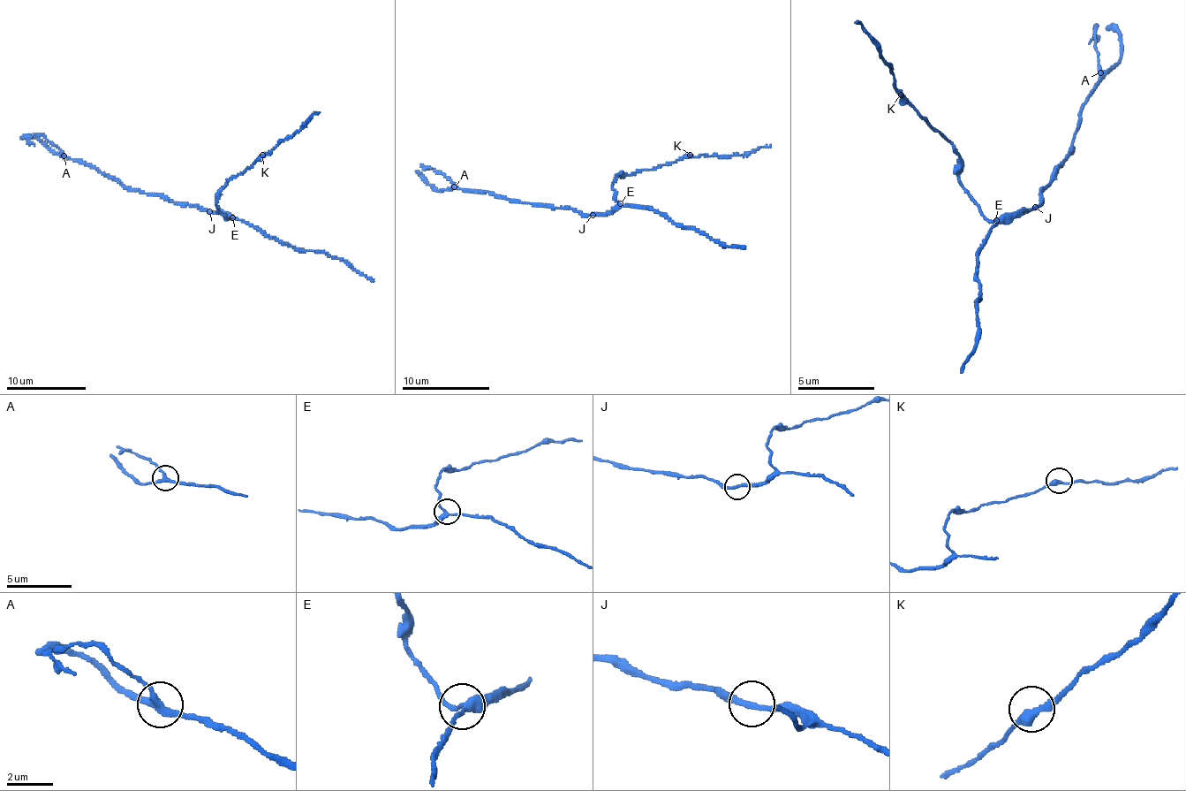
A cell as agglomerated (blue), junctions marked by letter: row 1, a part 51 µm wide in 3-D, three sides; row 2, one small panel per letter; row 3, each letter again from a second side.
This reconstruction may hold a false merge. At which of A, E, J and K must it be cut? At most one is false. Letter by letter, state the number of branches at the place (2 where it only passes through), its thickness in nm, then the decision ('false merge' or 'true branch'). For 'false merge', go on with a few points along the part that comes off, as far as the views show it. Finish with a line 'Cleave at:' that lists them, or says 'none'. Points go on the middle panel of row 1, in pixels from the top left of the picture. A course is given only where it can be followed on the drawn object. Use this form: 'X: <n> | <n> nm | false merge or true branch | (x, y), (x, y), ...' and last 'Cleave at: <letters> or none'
A: 3 | 260 nm | false merge | (454, 186), (440, 173), (426, 169), (430, 168)
E: 3 | 280 nm | true branch
J: 2 | 240 nm | true branch
K: 2 | 320 nm | true branch
Cleave at: A

